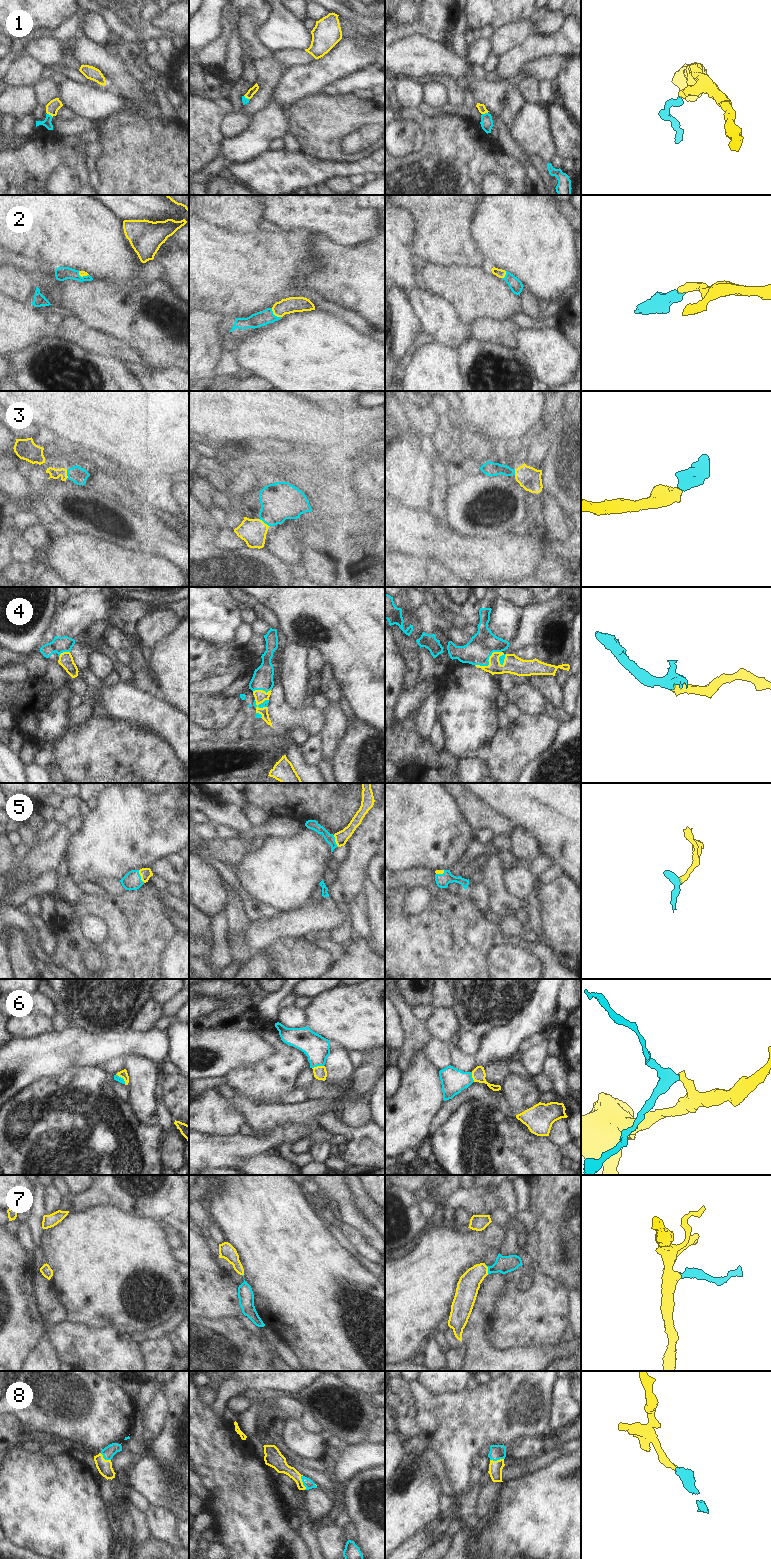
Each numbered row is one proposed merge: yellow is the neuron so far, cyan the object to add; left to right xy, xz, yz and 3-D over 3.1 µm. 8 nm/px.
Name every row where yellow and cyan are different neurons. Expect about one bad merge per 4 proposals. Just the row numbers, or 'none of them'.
none of them

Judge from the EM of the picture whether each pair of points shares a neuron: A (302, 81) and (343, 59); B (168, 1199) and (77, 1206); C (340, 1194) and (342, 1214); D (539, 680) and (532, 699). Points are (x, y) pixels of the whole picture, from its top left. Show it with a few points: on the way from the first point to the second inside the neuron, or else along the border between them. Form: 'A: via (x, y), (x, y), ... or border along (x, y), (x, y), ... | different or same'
A: via (312, 78), (333, 65) | same
B: via (145, 1197), (100, 1197) | same
C: via (341, 1199), (342, 1209) | same
D: border along (528, 684), (534, 687), (548, 701) | different

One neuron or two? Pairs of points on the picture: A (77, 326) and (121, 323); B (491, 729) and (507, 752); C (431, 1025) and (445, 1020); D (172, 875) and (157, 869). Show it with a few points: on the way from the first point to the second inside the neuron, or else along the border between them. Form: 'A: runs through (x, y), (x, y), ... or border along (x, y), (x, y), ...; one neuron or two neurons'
A: border along (69, 313), (75, 314), (91, 327), (109, 334); two neurons
B: border along (499, 729), (496, 736), (479, 752); two neurons
C: runs through (434, 1025), (442, 1023); one neuron
D: runs through (168, 871), (161, 869); one neuron

